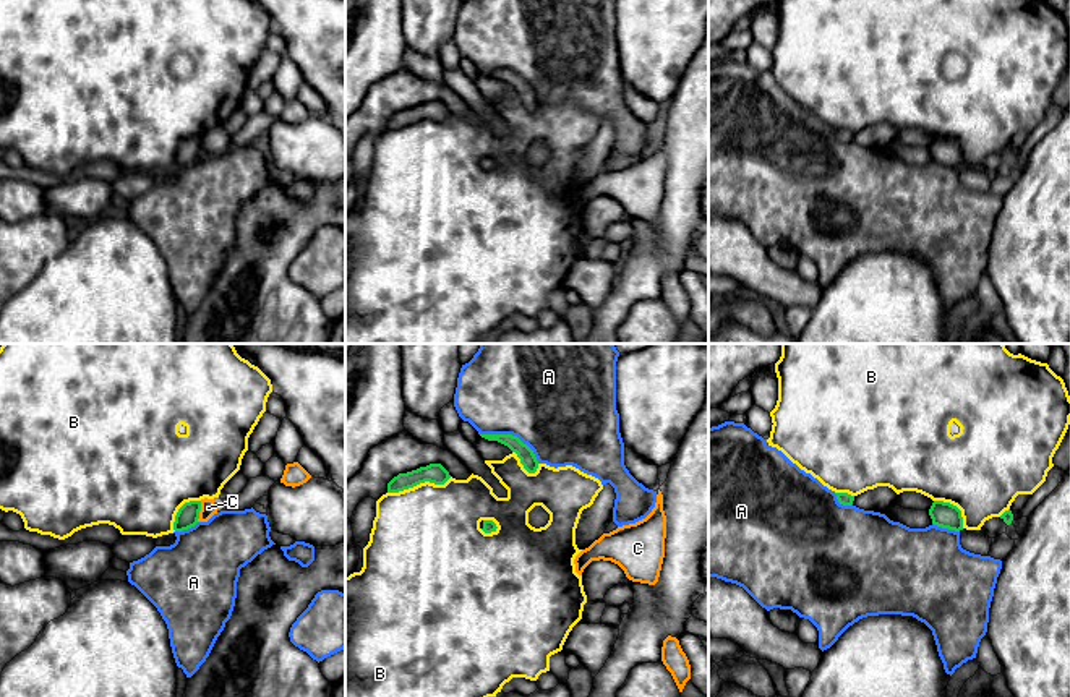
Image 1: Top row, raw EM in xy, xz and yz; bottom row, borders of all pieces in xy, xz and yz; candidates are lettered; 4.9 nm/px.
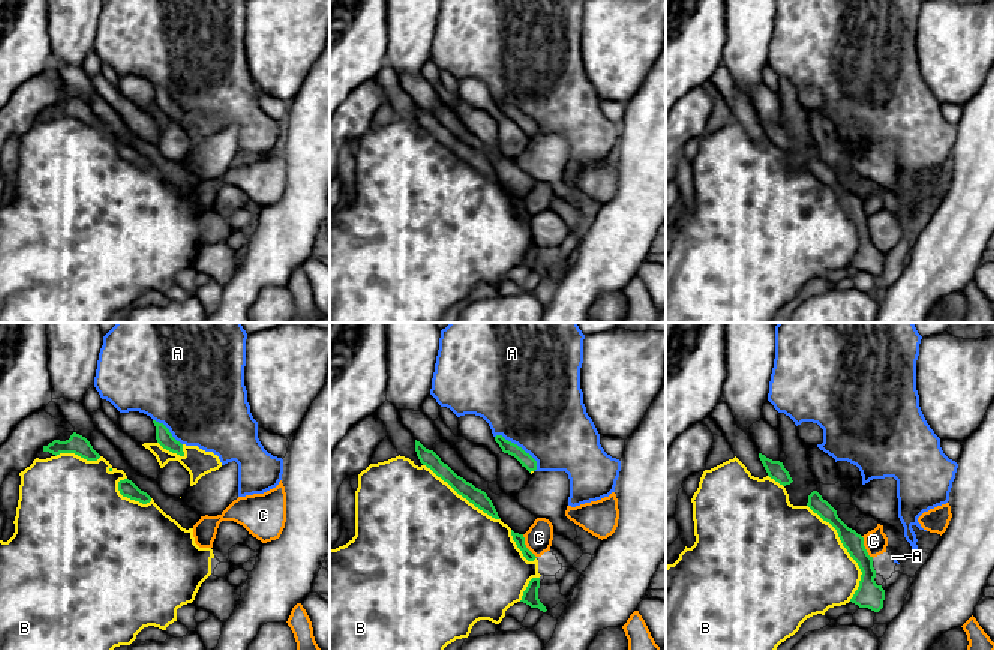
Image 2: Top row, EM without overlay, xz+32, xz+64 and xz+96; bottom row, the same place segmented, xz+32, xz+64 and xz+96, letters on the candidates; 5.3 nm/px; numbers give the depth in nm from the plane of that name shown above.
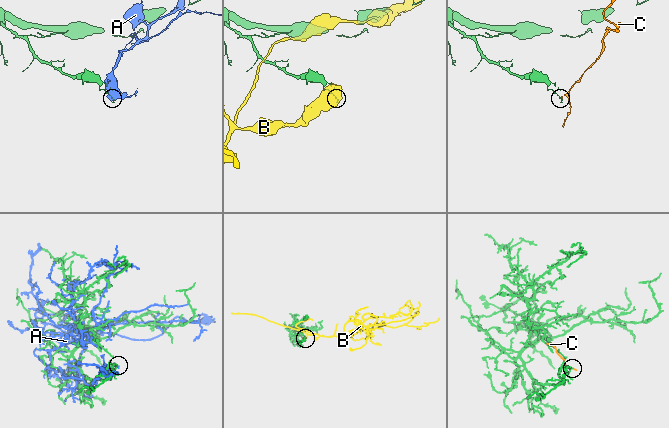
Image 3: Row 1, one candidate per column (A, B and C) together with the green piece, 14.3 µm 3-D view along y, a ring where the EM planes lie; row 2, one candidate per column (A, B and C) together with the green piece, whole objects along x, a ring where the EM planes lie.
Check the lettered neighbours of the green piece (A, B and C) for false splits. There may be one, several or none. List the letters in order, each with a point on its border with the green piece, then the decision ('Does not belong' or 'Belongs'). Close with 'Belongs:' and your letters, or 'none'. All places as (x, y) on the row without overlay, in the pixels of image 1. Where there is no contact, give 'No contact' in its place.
A: Touches green at xz (511, 72). Does not belong
B: Touches green at xz (419, 120). Does not belong
C: Touches green at xy (200, 146). Does not belong
Belongs: none

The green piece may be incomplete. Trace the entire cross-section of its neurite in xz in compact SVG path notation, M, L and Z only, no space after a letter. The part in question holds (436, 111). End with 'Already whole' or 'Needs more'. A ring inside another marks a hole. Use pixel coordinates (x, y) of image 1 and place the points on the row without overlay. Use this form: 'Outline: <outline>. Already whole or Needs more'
Outline: M430 100L426 104L420 104L417 107L394 113L387 120L387 130L399 130L425 118L444 122L449 115L449 109L441 100Z. Already whole

